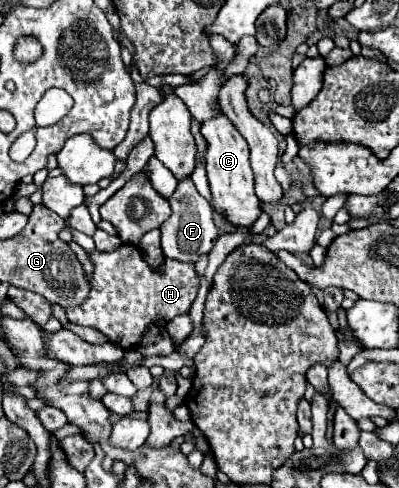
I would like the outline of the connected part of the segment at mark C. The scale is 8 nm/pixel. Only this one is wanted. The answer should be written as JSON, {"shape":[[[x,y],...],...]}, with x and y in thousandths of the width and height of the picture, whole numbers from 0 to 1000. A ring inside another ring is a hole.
{"shape":[[[549,227],[534,244],[504,252],[504,273],[519,285],[519,363],[524,363],[524,383],[534,400],[534,424],[569,441],[569,449],[584,461],[599,465],[629,465],[644,445],[654,441],[654,420],[649,408],[634,391],[634,350],[624,338],[624,297],[584,260],[574,240],[564,240],[559,227]]]}

